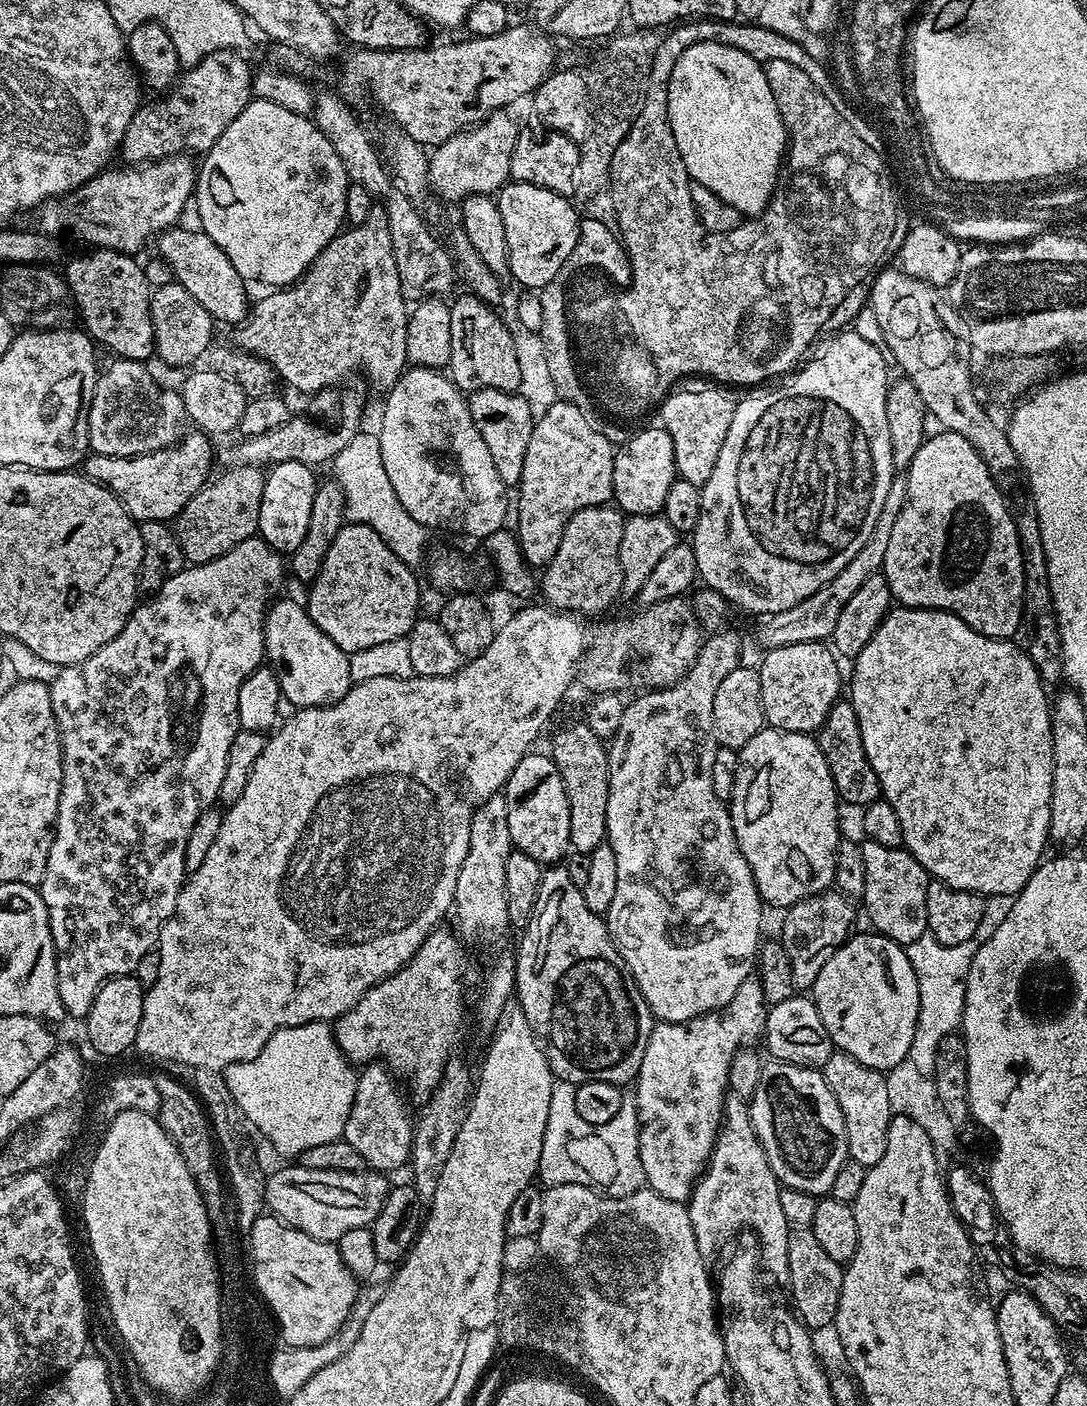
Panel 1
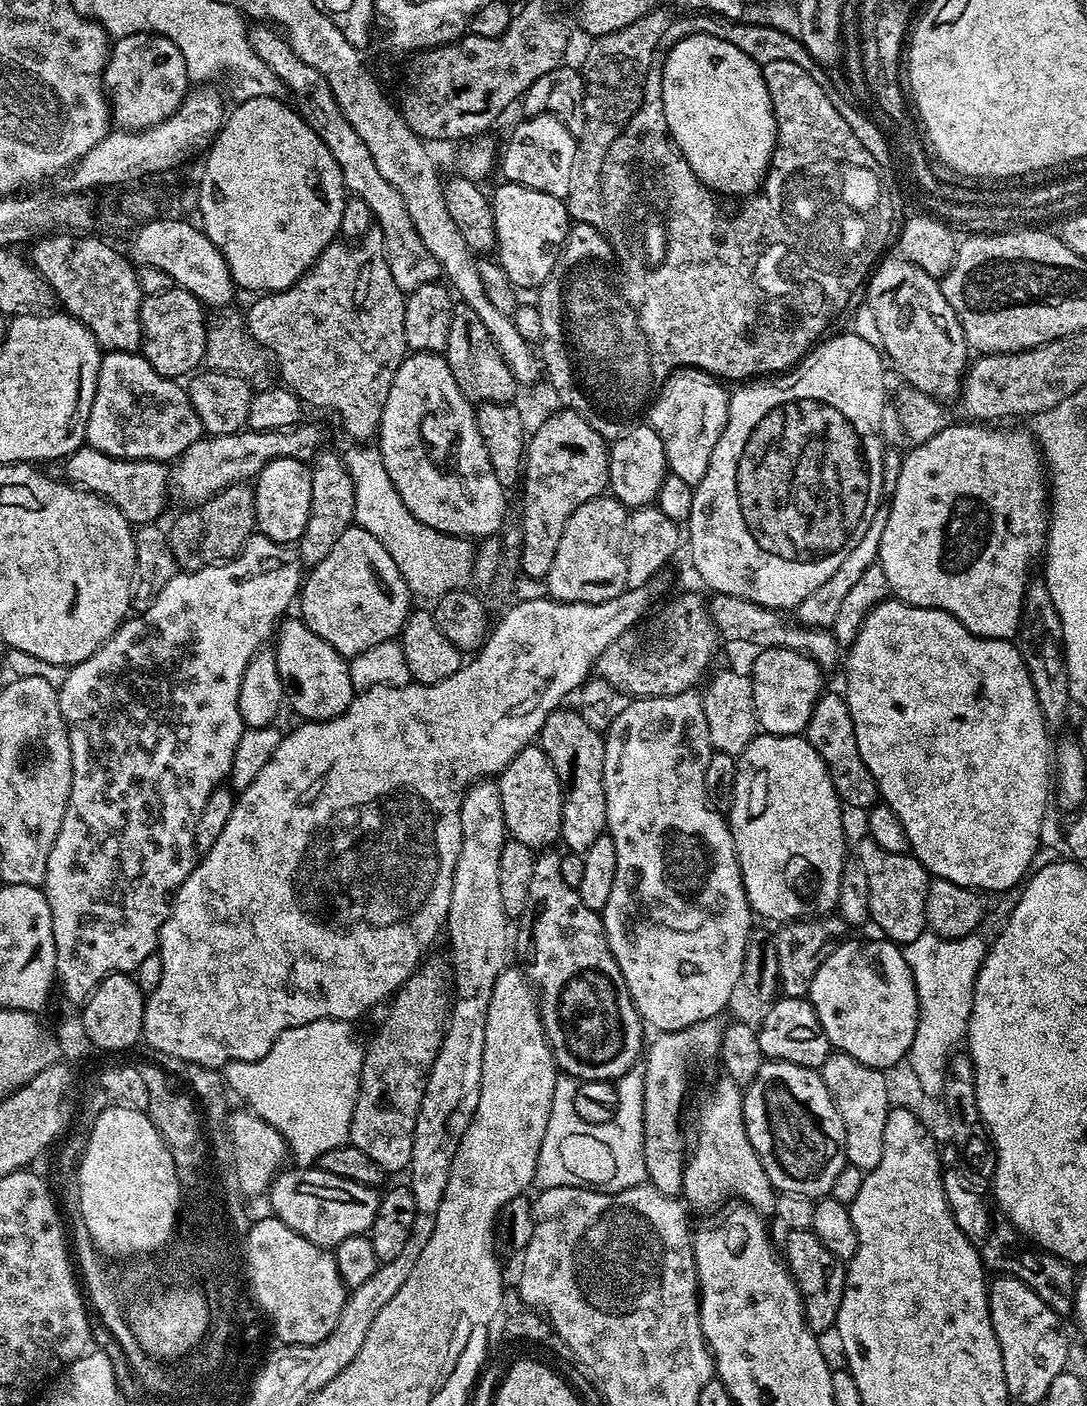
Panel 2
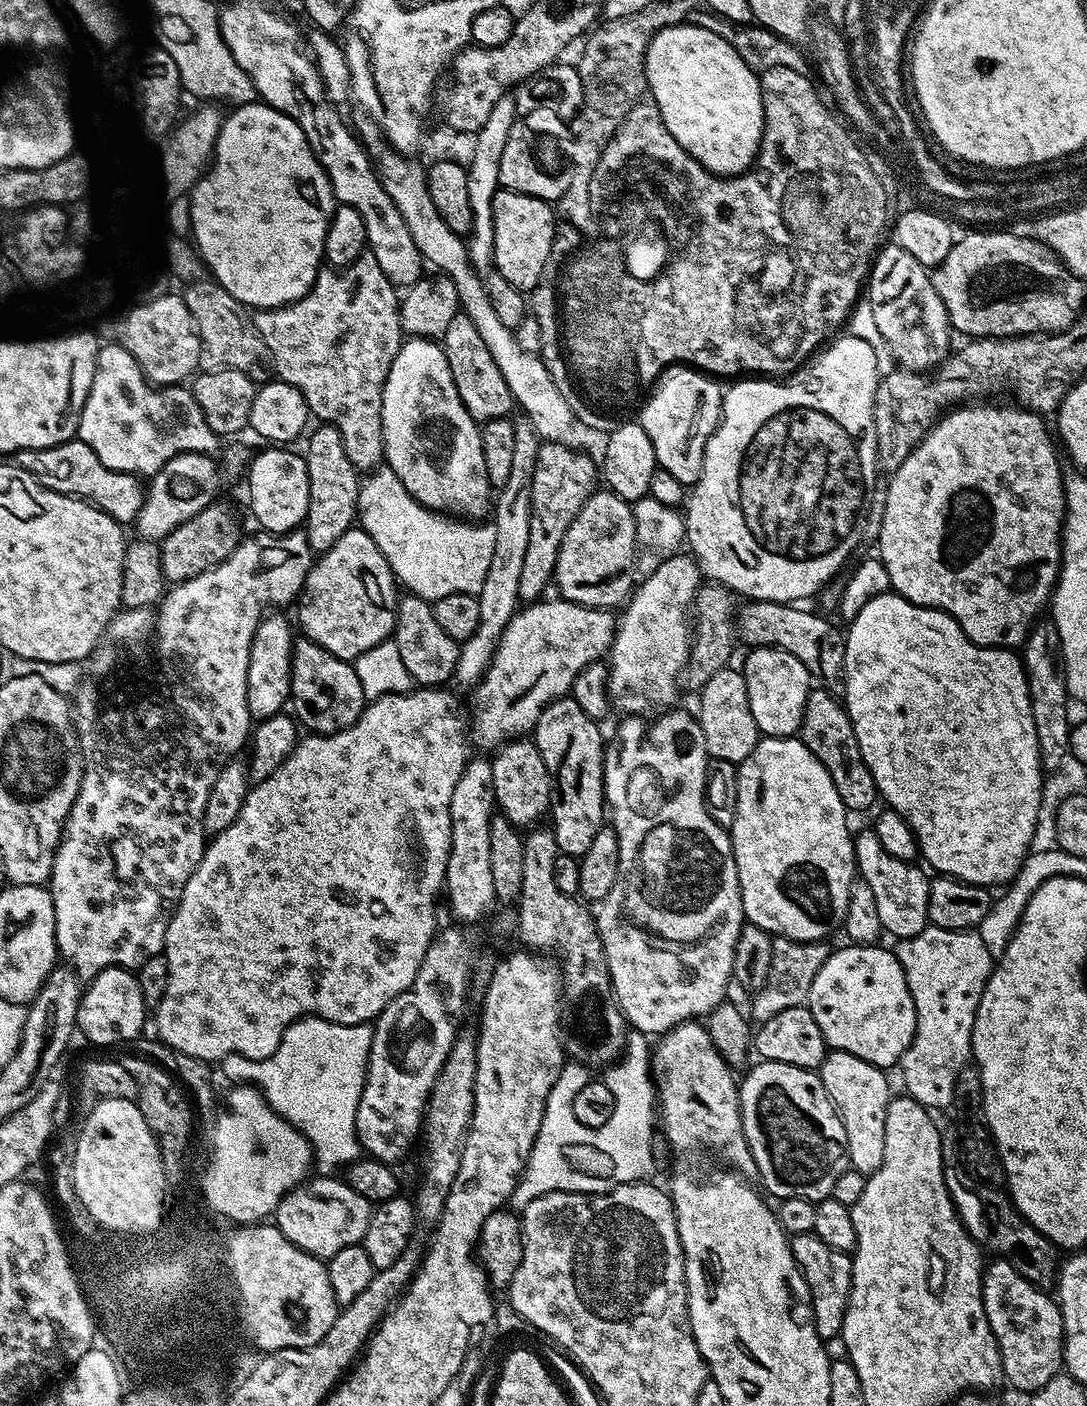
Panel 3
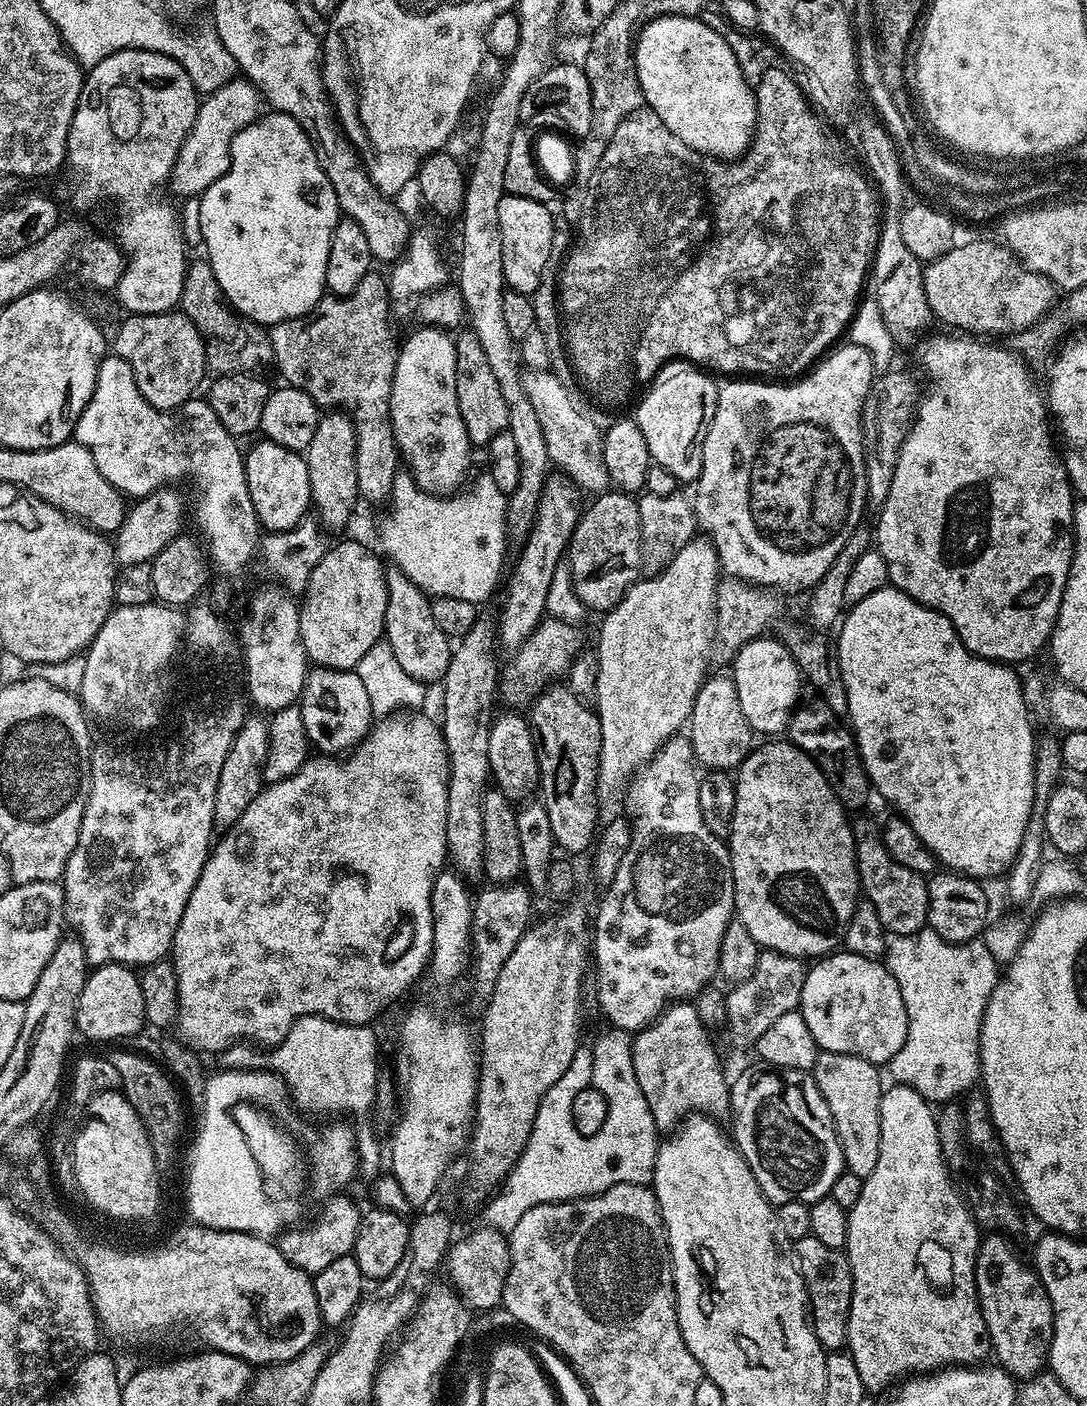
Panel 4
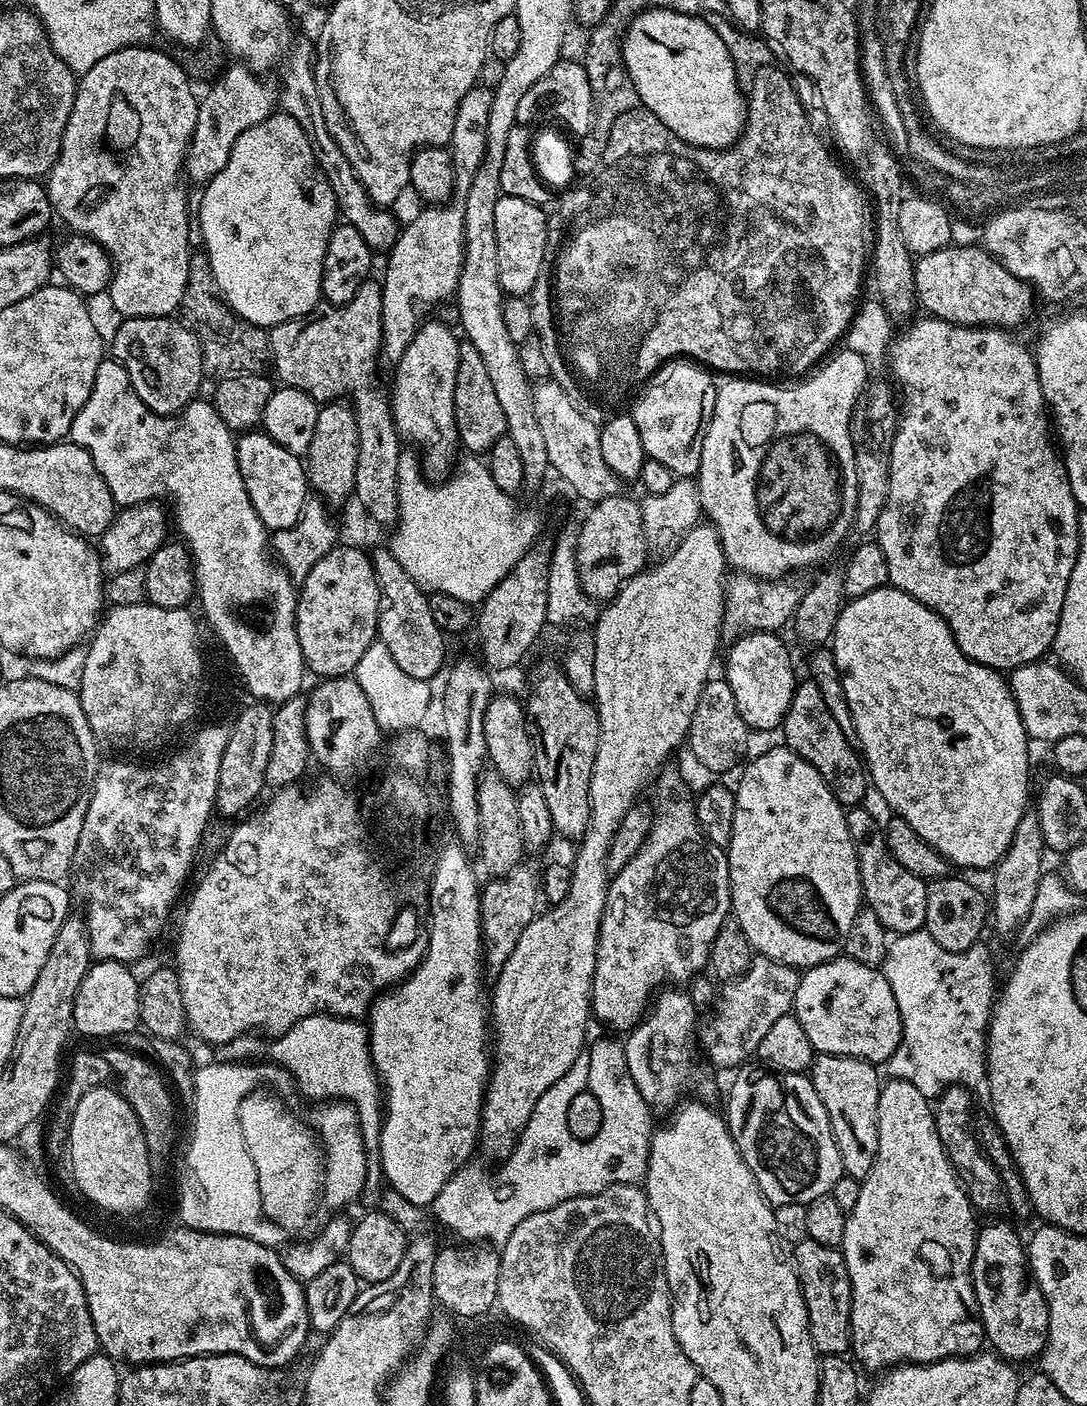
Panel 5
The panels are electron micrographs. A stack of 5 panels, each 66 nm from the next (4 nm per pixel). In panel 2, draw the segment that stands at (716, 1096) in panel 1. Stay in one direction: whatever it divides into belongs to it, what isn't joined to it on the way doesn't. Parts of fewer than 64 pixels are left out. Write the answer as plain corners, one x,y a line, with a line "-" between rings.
704,1020
704,1026
699,1026
700,1034
682,1034
682,1030
677,1032
662,1032
655,1038
656,1041
649,1043
646,1048
646,1055
642,1060
642,1075
644,1078
644,1105
642,1106
642,1126
644,1127
644,1161
646,1162
646,1174
648,1175
647,1183
653,1184
662,1194
667,1196
679,1197
681,1195
684,1186
684,1165
686,1163
686,1148
684,1152
684,1144
680,1141
680,1111
684,1108
684,1099
688,1096
688,1063
691,1062
695,1056
698,1056
702,1060
708,1060
717,1055
720,1051
720,1039
724,1033
722,1026
714,1026
714,1020

